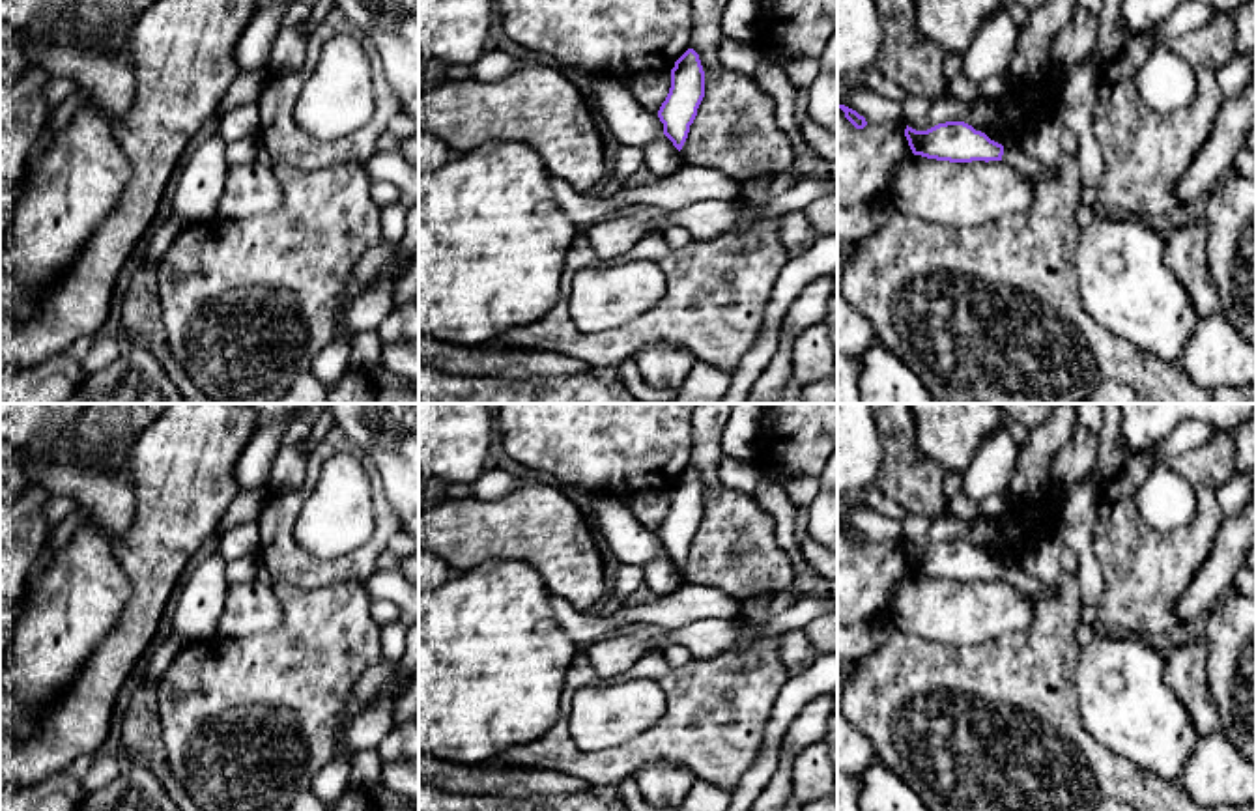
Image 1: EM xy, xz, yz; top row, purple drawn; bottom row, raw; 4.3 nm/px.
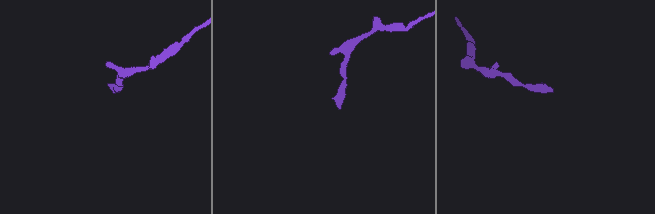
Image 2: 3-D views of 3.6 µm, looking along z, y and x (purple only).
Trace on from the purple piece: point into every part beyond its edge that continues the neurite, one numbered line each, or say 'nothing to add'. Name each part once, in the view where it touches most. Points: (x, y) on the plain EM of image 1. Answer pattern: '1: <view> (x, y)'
1: yz (1028, 585)

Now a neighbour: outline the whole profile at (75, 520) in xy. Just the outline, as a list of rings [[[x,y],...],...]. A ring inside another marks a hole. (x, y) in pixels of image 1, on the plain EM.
[[[77,508],[75,512],[65,516],[49,536],[39,564],[47,564],[54,557],[54,553],[60,551],[71,540],[71,536],[86,523],[97,525],[95,518],[88,510]]]

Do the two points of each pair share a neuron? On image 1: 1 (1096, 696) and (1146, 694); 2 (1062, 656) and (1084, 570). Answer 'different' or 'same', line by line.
1: same
2: different

